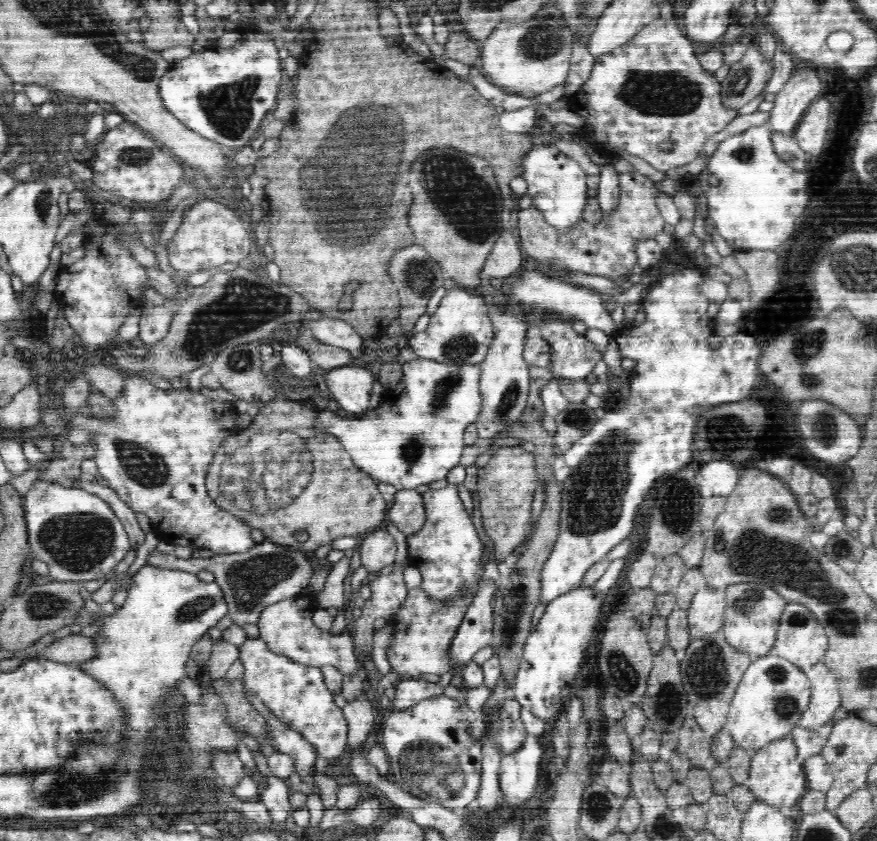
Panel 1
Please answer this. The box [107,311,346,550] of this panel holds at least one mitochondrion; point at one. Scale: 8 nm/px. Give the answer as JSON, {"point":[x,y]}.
{"point":[238,481]}

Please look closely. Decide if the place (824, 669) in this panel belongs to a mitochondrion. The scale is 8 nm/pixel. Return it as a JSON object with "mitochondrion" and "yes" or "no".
{"mitochondrion":"no"}

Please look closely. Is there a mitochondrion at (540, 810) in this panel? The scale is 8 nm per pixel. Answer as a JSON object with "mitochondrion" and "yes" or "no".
{"mitochondrion":"no"}

